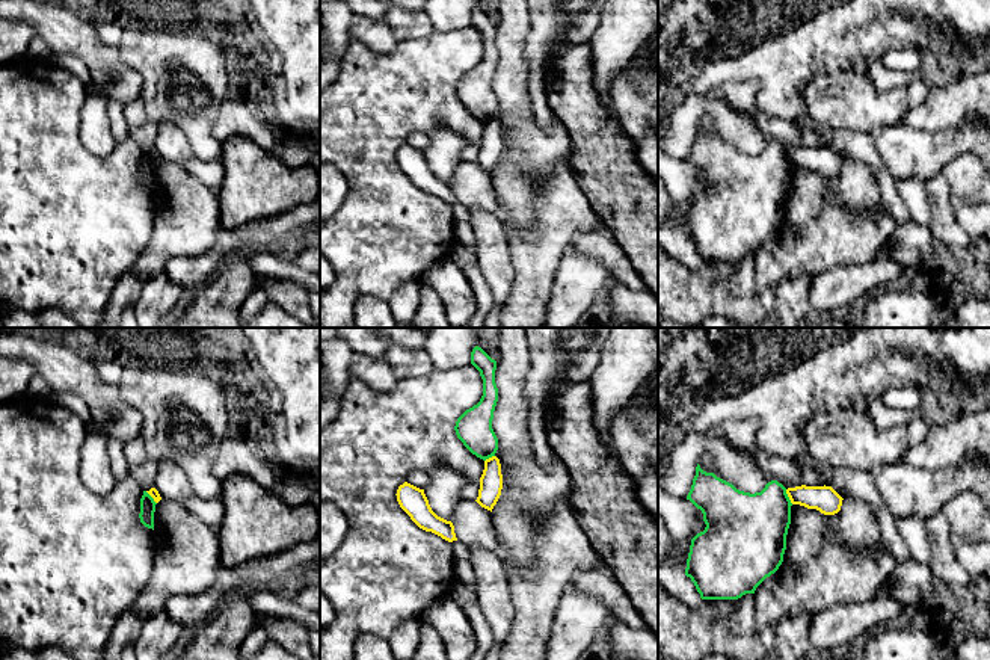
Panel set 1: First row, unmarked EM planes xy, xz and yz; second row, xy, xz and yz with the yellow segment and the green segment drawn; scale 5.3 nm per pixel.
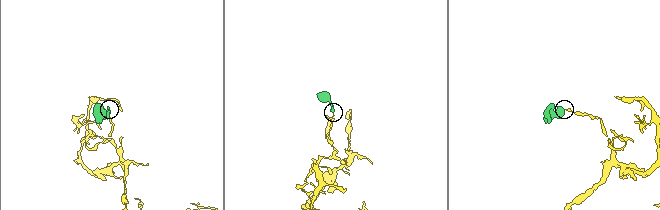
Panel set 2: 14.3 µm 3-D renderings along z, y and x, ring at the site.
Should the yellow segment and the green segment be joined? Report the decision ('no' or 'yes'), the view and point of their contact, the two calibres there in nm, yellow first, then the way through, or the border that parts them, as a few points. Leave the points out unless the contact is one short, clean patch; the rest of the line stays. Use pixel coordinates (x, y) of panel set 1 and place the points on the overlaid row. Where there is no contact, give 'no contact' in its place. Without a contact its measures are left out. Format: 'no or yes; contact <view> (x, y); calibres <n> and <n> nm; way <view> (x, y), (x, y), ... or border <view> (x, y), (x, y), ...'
no; contact yz (788, 496); calibres 140 and 360 nm; border yz (785, 490), (793, 503)

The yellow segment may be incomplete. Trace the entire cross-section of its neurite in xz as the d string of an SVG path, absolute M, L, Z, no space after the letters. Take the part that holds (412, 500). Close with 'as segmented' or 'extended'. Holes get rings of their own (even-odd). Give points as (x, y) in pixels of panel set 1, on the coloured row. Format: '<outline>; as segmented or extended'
M404 482L398 486L395 495L400 507L420 529L432 532L448 542L457 541L453 523L432 510L424 489Z; as segmented

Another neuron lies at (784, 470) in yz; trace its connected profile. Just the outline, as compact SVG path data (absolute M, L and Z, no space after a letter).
M758 450L750 458L762 471L773 476L786 489L803 485L803 479L794 461L786 459L786 458L773 456L762 450Z

